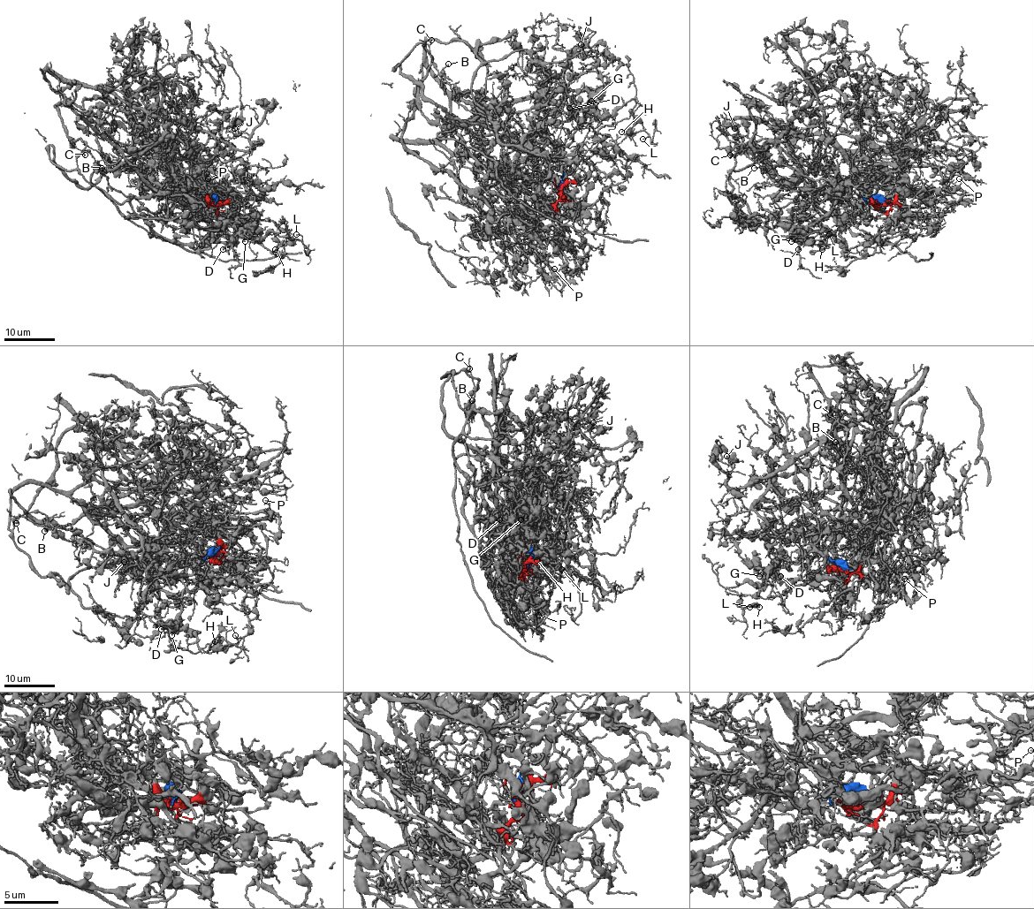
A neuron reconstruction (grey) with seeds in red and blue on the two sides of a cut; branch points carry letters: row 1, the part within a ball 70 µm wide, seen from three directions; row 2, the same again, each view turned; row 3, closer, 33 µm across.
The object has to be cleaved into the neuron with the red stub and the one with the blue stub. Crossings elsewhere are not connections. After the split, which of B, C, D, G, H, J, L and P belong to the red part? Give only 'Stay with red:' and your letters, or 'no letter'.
Stay with red: B, C, P

